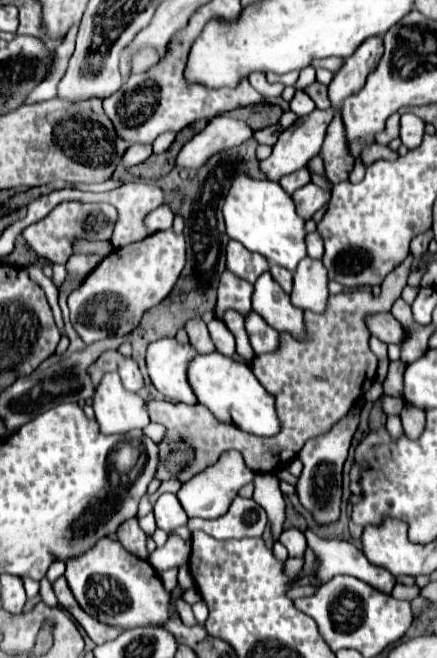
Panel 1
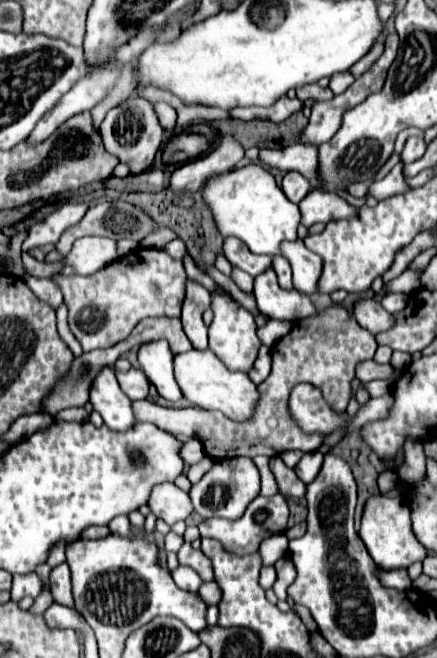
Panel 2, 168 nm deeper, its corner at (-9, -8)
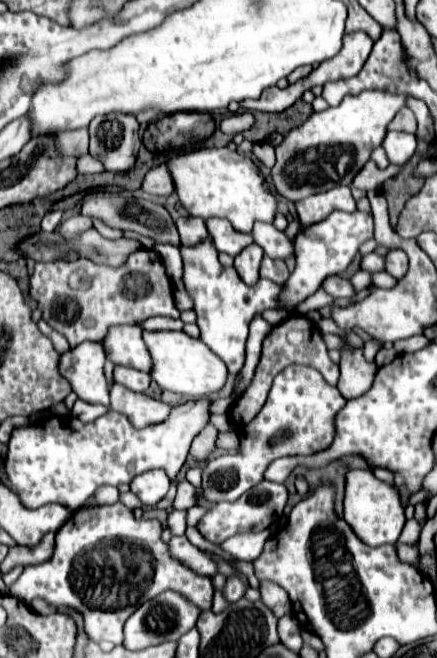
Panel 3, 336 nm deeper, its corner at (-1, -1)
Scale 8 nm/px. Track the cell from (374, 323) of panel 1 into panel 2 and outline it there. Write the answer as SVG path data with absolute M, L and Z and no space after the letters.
M359 299L353 303L353 317L373 335L389 329L393 325L391 313L387 313L375 299Z

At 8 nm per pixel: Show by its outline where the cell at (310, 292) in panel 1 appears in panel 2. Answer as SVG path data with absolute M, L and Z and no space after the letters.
M283 241L281 255L291 263L295 289L301 293L315 293L321 275L321 257L309 251L303 241Z

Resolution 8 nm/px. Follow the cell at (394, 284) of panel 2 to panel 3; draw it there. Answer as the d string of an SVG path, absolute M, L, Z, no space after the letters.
M359 270L359 272L357 272L353 278L351 278L351 284L357 288L357 292L361 292L361 290L365 290L365 288L373 286L373 280L371 280L371 276L373 276L373 272Z

